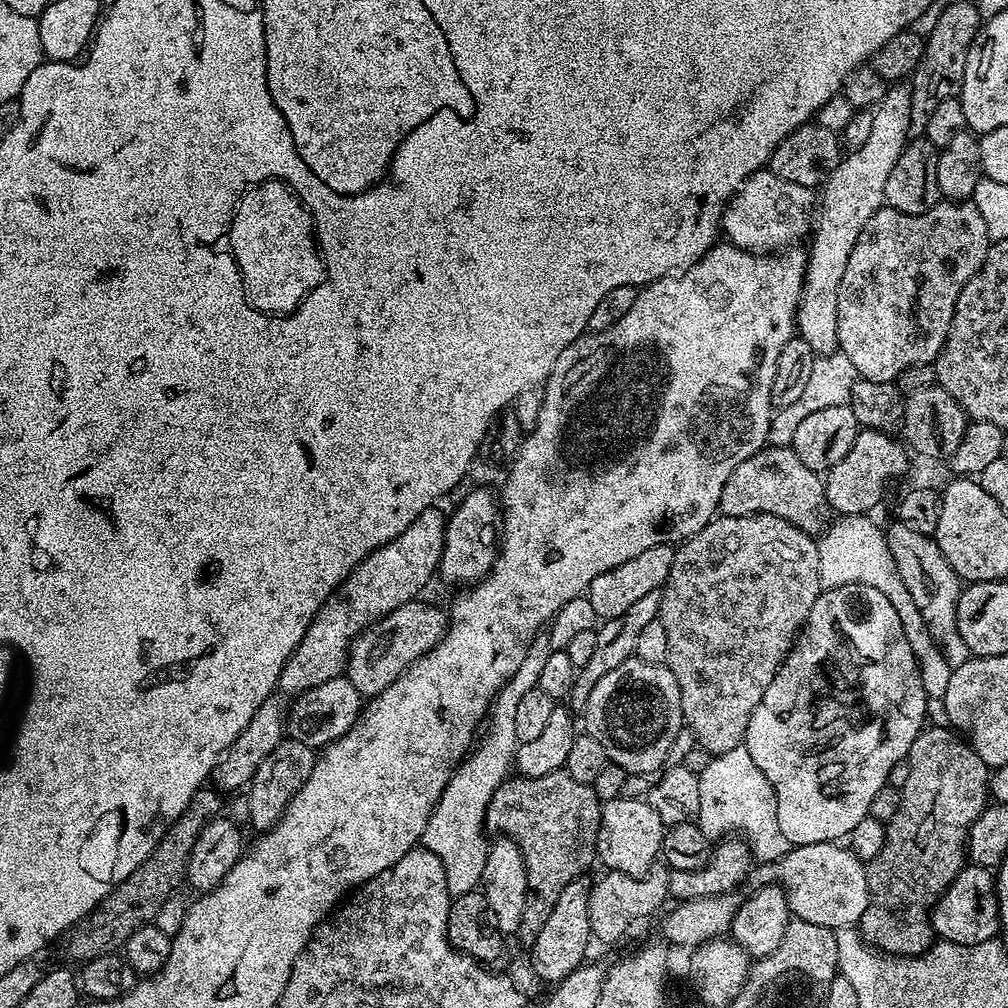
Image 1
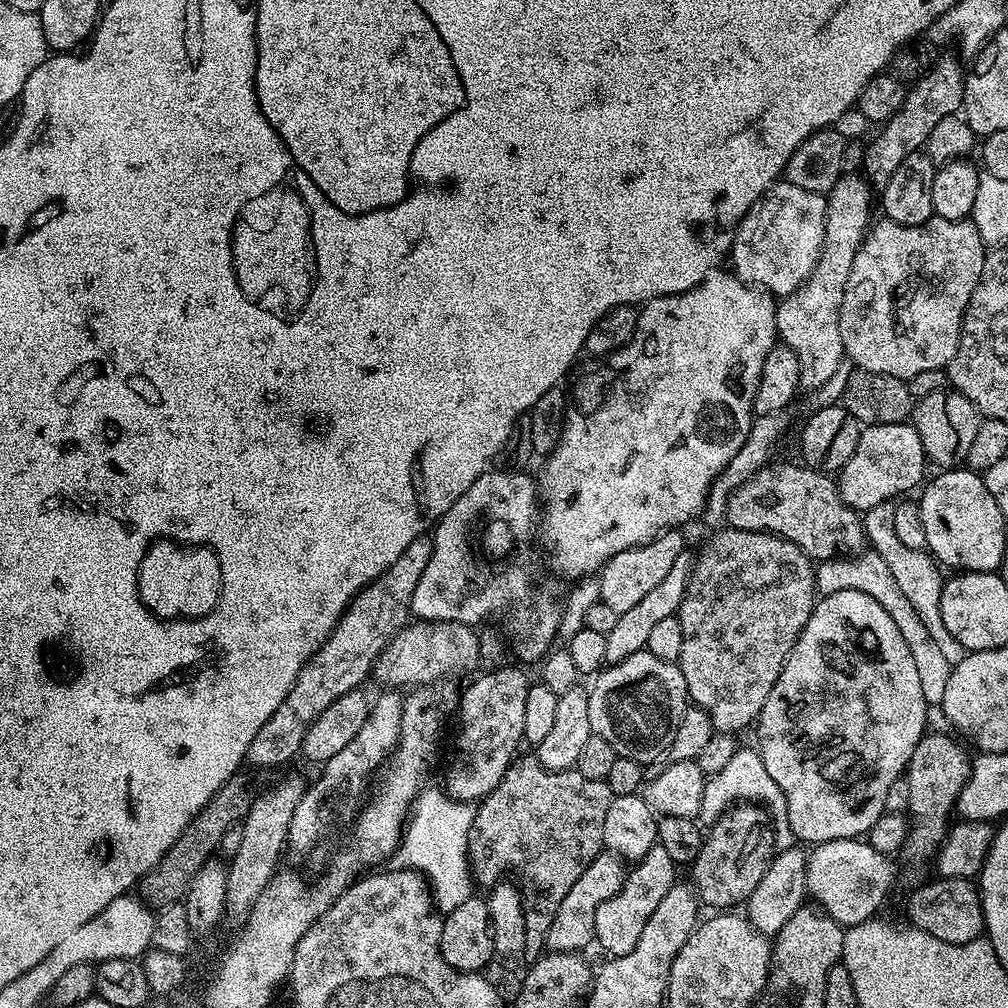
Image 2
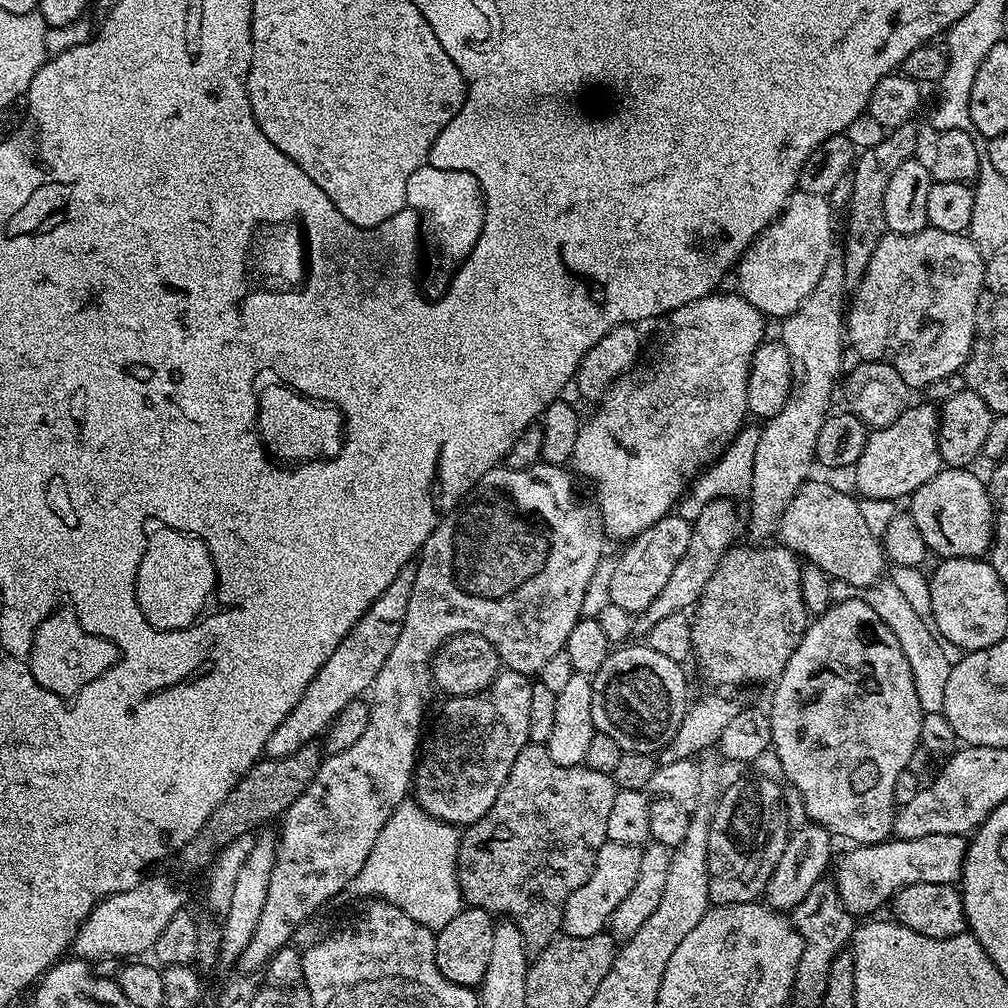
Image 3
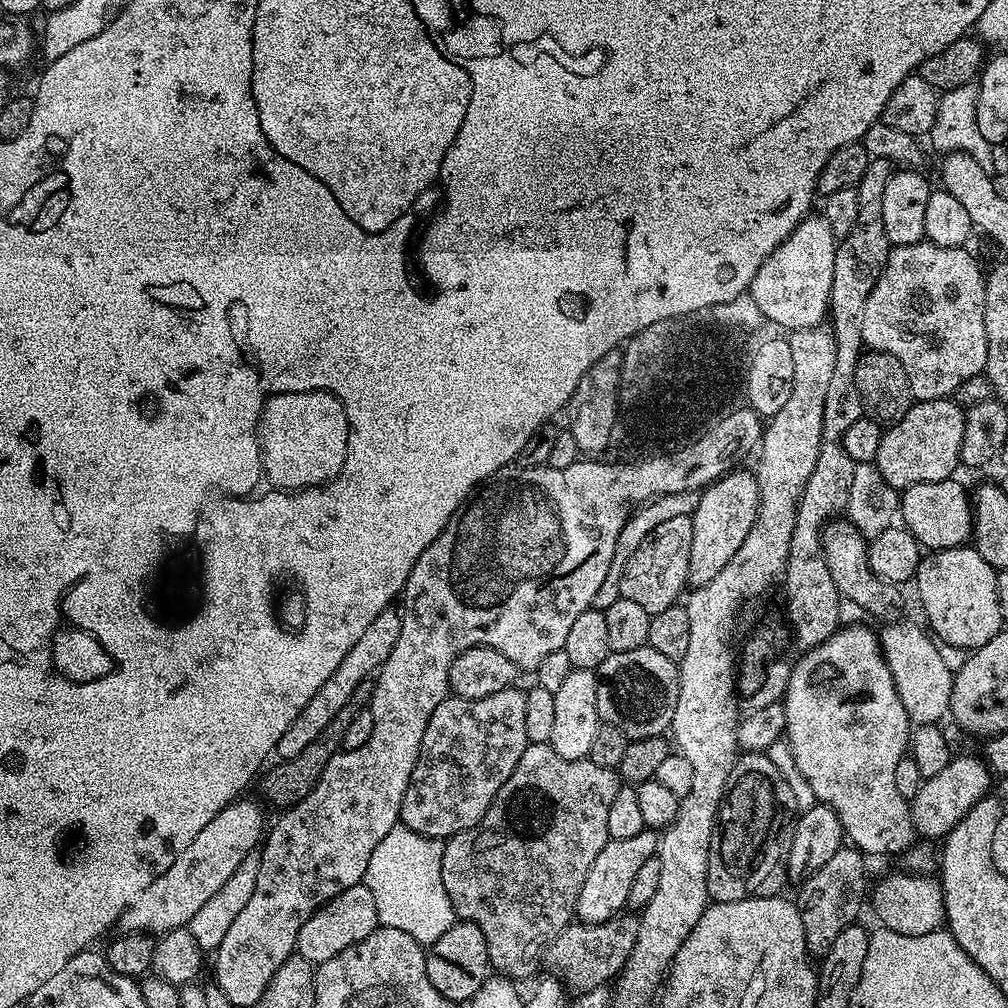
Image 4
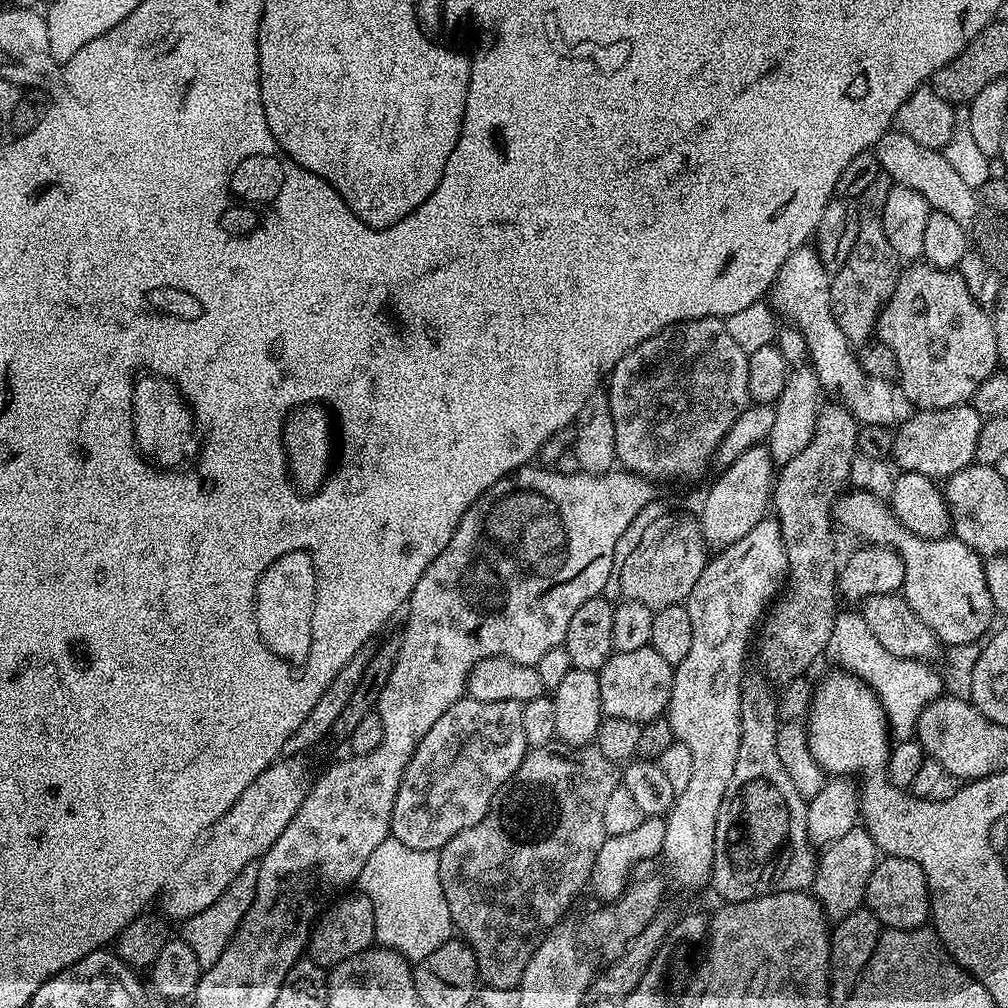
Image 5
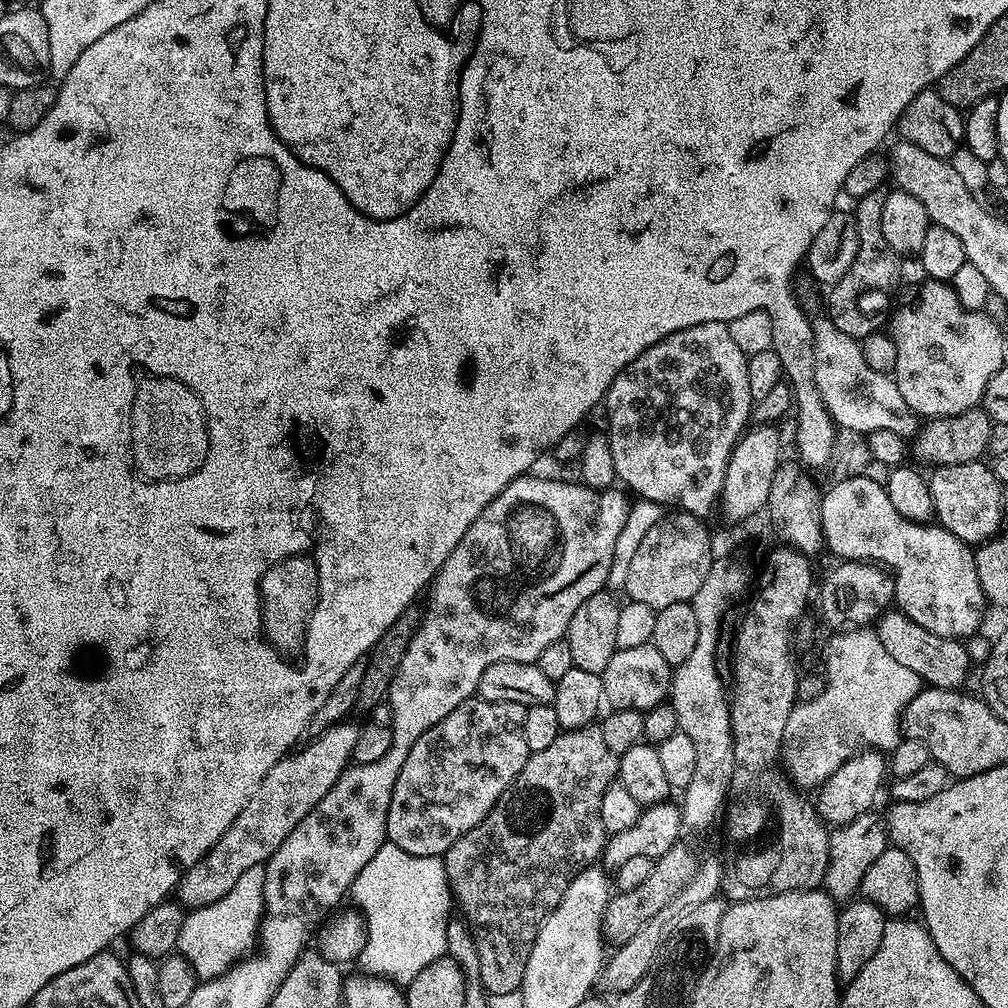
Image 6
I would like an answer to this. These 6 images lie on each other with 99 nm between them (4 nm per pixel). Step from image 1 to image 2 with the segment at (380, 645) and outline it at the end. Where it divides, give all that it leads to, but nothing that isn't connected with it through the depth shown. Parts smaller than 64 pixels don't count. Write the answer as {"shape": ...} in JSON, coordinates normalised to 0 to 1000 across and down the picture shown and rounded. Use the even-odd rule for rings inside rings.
{"shape":[[[413,615],[406,617],[389,632],[388,637],[381,642],[379,649],[374,653],[369,663],[368,674],[381,679],[382,684],[397,685],[400,679],[405,681],[427,681],[431,675],[437,675],[439,671],[456,671],[464,667],[476,655],[476,635],[472,632],[473,624],[466,619],[458,617],[438,617],[438,615]]]}

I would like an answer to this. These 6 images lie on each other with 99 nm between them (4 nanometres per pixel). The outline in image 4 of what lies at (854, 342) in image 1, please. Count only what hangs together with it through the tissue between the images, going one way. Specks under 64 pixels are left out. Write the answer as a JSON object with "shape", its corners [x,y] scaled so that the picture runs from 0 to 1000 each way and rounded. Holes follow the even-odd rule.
{"shape":[[[912,238],[910,242],[891,242],[882,249],[881,259],[875,268],[875,272],[871,276],[871,280],[867,284],[867,288],[863,288],[863,296],[859,296],[859,304],[855,307],[855,335],[857,336],[858,346],[866,349],[878,349],[879,351],[887,351],[887,355],[891,355],[891,359],[895,359],[895,367],[899,367],[899,375],[903,375],[903,387],[905,388],[906,398],[910,397],[936,397],[943,394],[954,383],[954,379],[958,379],[960,375],[966,375],[973,372],[978,363],[978,315],[976,314],[976,279],[978,277],[977,267],[972,267],[972,262],[966,255],[960,251],[959,245],[943,246],[942,244],[927,244],[922,238]]]}

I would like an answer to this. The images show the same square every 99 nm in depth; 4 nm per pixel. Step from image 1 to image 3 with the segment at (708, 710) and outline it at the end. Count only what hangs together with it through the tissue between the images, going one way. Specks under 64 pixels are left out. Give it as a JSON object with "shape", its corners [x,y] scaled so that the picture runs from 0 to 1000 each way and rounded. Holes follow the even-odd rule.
{"shape":[[[727,542],[714,555],[710,568],[700,577],[694,596],[686,608],[687,617],[687,651],[694,658],[698,671],[704,680],[719,685],[733,685],[737,679],[758,679],[769,677],[780,665],[784,649],[794,640],[804,618],[802,602],[796,593],[794,580],[795,557],[789,548],[777,542],[746,542],[750,544],[733,544]]]}

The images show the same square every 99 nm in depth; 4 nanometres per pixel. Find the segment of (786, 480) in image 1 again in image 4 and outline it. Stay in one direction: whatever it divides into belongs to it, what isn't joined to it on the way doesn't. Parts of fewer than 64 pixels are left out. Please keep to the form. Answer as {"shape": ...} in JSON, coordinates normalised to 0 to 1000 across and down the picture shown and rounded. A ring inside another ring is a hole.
{"shape":[[[826,514],[817,521],[815,529],[819,562],[823,562],[823,573],[831,581],[834,592],[845,599],[850,599],[857,607],[865,611],[885,613],[893,599],[894,584],[882,579],[867,570],[861,561],[861,536],[854,525],[849,524],[840,514]]]}

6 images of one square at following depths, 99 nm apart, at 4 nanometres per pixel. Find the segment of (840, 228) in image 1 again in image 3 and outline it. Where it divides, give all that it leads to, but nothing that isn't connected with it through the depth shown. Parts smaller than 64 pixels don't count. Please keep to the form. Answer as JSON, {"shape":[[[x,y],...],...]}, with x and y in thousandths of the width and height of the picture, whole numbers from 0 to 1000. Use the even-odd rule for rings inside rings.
{"shape":[[[827,252],[819,260],[819,268],[815,268],[815,276],[812,276],[812,284],[804,288],[796,304],[792,304],[788,312],[777,314],[775,321],[778,322],[774,325],[772,336],[780,343],[786,356],[786,382],[784,391],[780,395],[780,403],[776,403],[776,407],[772,407],[772,411],[768,411],[765,417],[755,424],[752,446],[748,446],[748,478],[744,489],[746,513],[742,516],[742,528],[750,535],[747,537],[761,537],[758,535],[765,528],[767,531],[771,527],[774,511],[780,506],[784,494],[788,494],[788,490],[798,481],[799,476],[807,471],[812,427],[815,427],[815,419],[823,412],[823,406],[826,404],[824,403],[825,388],[828,385],[830,388],[831,378],[835,373],[833,360],[837,357],[837,345],[839,349],[839,295],[842,290],[843,283],[839,280],[837,255]]]}

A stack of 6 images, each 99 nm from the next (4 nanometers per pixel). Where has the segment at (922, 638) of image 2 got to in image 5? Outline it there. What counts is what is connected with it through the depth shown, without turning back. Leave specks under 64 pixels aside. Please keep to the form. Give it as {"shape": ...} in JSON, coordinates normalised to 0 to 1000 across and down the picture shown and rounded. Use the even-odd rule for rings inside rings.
{"shape":[[[834,606],[829,613],[829,622],[832,631],[827,643],[833,647],[845,647],[845,651],[834,653],[832,662],[863,680],[872,692],[873,699],[877,701],[877,707],[881,710],[881,720],[886,735],[906,733],[915,704],[938,686],[936,673],[925,664],[924,658],[883,649],[879,641],[875,641],[861,630],[861,622],[857,619],[856,610],[852,606]]]}

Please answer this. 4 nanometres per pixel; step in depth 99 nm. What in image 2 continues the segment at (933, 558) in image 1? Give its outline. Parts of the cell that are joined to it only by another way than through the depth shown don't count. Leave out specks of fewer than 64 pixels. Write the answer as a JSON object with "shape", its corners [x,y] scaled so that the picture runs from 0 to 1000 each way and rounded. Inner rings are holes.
{"shape":[[[882,498],[867,502],[861,508],[856,509],[855,515],[860,539],[863,541],[864,547],[870,548],[879,558],[879,562],[883,562],[883,569],[887,569],[887,573],[891,576],[891,582],[894,583],[895,589],[899,589],[903,601],[907,601],[907,605],[911,605],[911,613],[915,613],[915,618],[919,621],[923,633],[927,633],[927,637],[931,637],[931,645],[935,645],[938,657],[942,657],[944,660],[954,657],[958,645],[954,641],[954,637],[950,637],[950,633],[946,633],[946,629],[942,629],[942,625],[938,625],[938,620],[935,617],[935,581],[938,572],[933,571],[934,561],[920,547],[904,544],[891,538],[891,530],[887,530],[888,505],[889,500]]]}

